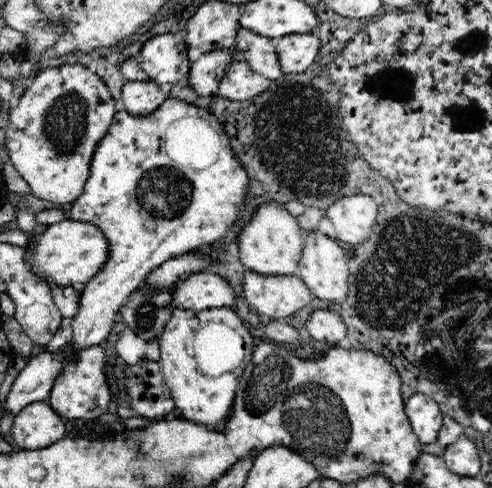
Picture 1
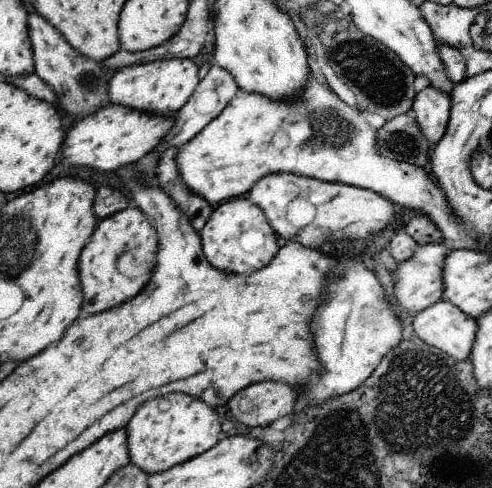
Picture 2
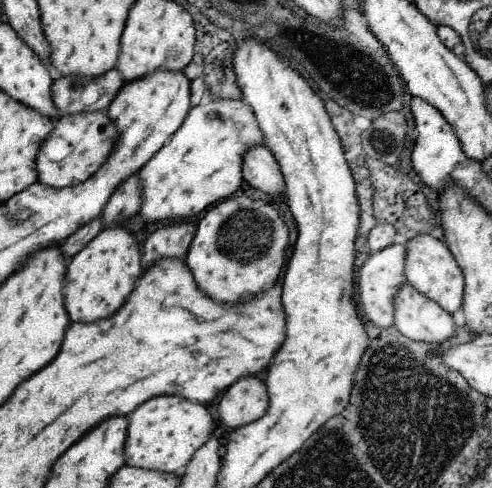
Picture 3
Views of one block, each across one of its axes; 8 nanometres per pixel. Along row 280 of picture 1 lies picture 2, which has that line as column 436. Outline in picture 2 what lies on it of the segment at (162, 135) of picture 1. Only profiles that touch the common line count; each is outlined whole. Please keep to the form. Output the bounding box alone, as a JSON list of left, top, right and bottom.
[411,88,451,146]

